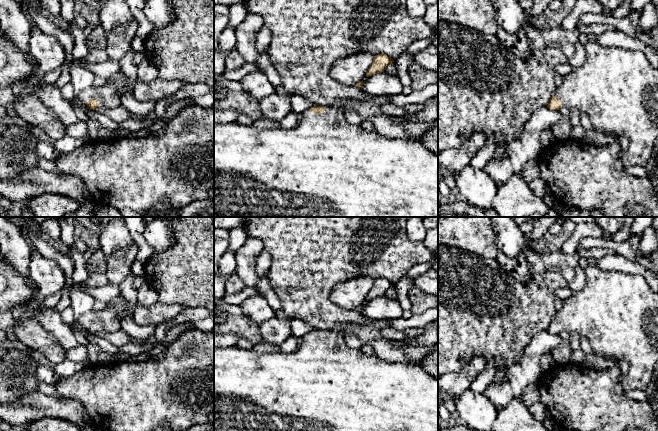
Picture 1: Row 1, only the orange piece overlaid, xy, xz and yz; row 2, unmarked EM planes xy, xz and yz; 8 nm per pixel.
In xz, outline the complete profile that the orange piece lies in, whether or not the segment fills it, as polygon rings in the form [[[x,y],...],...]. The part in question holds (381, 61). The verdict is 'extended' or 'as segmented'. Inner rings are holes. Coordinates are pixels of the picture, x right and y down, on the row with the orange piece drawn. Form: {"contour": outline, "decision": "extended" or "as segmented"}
{"contour": [[[384,53],[374,56],[373,63],[366,73],[366,77],[372,76],[376,73],[384,72],[385,68],[394,63],[394,60]]], "decision": "as segmented"}

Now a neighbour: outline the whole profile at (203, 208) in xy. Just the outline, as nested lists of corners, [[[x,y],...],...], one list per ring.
[[[208,197],[184,206],[179,217],[214,217],[214,198]]]

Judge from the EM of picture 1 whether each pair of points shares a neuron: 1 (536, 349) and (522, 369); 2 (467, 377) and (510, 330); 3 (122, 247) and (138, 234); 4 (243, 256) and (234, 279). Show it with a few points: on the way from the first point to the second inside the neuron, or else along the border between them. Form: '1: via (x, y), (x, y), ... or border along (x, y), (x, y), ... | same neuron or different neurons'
1: via (532, 354), (527, 364) | same neuron
2: border along (486, 361), (480, 356), (473, 356), (461, 368) | different neurons
3: border along (126, 227), (137, 245), (136, 258) | different neurons
4: border along (235, 272), (244, 286) | different neurons

